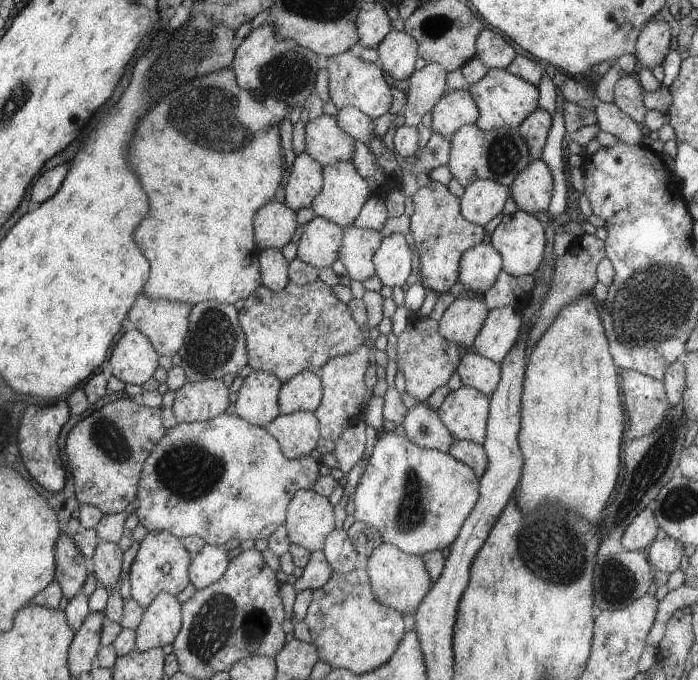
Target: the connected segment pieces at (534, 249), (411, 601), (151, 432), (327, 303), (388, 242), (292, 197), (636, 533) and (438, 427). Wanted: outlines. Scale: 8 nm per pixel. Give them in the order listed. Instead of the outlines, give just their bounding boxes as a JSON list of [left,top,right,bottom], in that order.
[[491,209,546,278],[364,543,433,615],[64,398,166,515],[238,279,365,383],[374,233,412,286],[283,151,323,210],[621,507,661,552],[402,404,456,453]]

